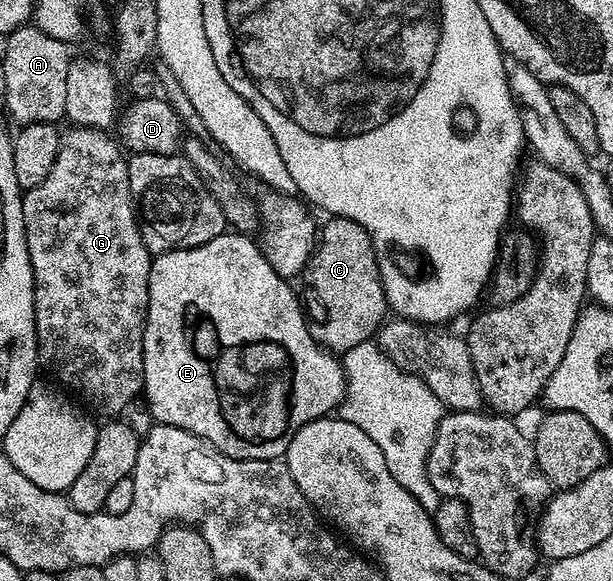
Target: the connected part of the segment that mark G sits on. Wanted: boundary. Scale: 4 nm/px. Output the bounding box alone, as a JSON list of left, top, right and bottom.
[21,125,153,416]

